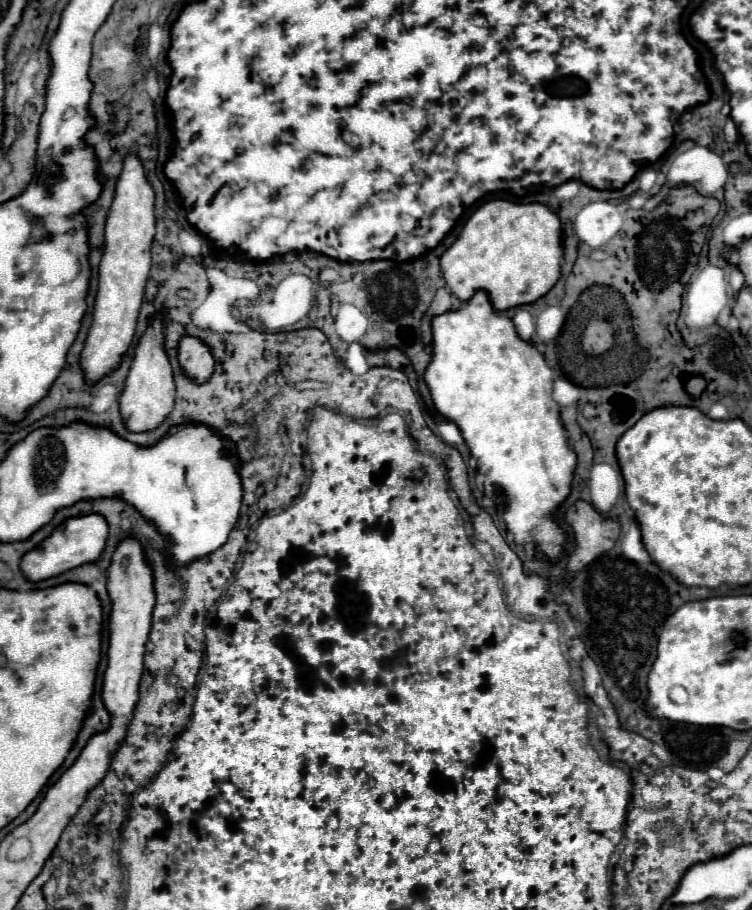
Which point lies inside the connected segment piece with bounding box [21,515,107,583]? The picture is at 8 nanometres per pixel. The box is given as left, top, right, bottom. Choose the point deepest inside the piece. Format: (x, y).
(78, 541)

